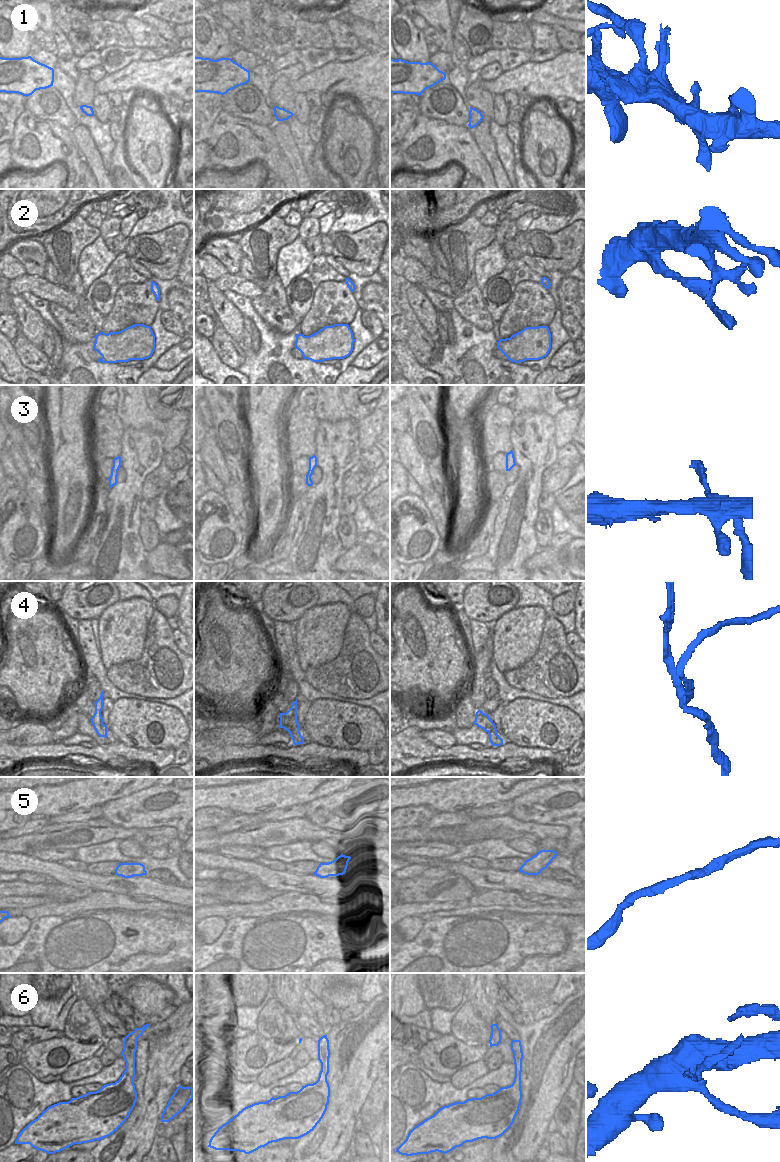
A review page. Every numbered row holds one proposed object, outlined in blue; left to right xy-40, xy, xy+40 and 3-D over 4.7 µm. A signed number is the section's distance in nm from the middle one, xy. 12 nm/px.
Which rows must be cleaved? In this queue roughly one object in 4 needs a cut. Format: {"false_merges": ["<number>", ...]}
{"false_merges": ["1", "4"]}

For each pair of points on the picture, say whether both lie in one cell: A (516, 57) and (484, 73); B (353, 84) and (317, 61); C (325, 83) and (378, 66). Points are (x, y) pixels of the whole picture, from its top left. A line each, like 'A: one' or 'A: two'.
A: two
B: two
C: one

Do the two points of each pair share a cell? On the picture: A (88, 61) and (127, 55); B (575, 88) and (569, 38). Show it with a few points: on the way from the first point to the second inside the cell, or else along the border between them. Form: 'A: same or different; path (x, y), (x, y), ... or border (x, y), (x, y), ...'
A: same; path (98, 57), (103, 57), (108, 52), (117, 55)
B: different; border (575, 49), (563, 51)

